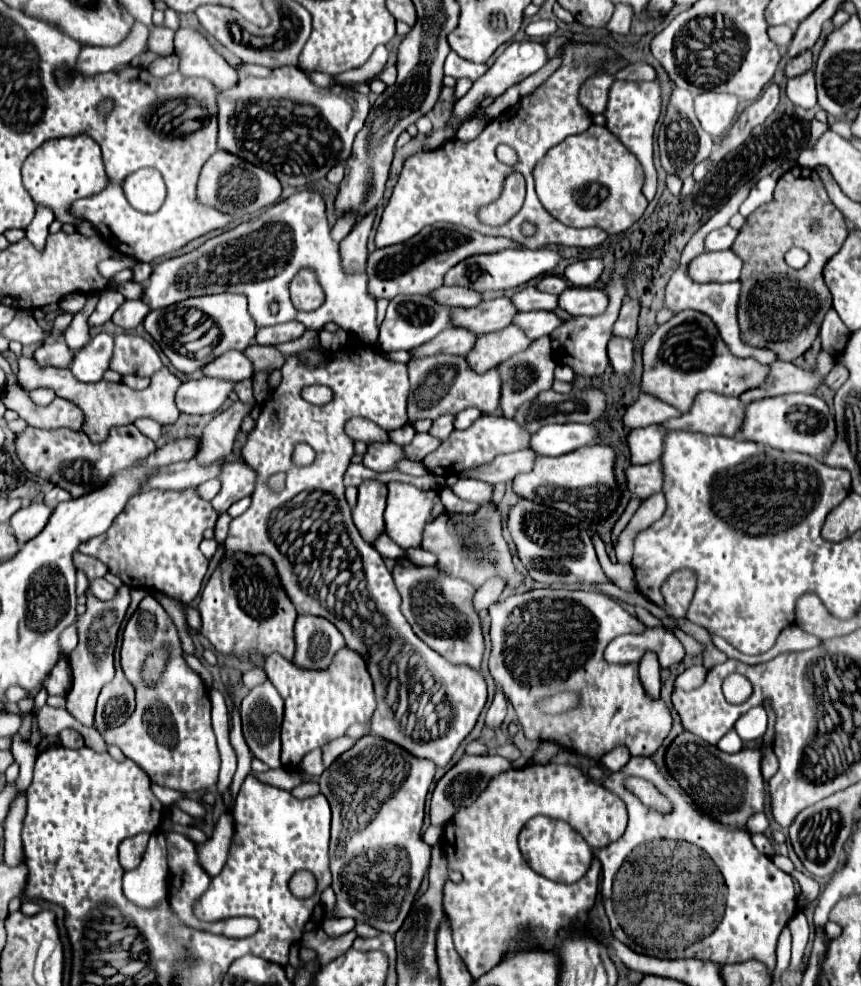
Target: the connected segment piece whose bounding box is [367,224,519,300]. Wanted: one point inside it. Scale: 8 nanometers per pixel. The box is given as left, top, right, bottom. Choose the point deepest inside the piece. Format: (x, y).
(417, 266)

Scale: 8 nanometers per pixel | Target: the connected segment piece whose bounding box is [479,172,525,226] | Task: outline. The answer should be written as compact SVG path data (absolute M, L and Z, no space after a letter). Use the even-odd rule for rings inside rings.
M517 172L507 174L503 180L501 196L479 210L479 220L489 226L501 226L511 220L525 200L525 180Z

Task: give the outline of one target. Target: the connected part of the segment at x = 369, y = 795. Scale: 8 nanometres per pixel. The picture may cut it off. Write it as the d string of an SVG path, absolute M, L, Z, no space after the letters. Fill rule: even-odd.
M369 734L363 736L351 750L343 752L321 774L321 794L325 794L329 800L333 812L329 856L337 902L329 912L331 918L351 916L387 934L395 934L401 928L431 860L431 846L421 840L421 826L425 814L425 796L435 772L437 766L431 764L431 760L421 760L399 744Z

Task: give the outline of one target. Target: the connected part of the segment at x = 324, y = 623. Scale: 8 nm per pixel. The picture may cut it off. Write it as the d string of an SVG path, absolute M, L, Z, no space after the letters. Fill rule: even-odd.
M303 614L295 622L295 664L301 668L327 668L339 648L345 646L341 632L325 618Z

